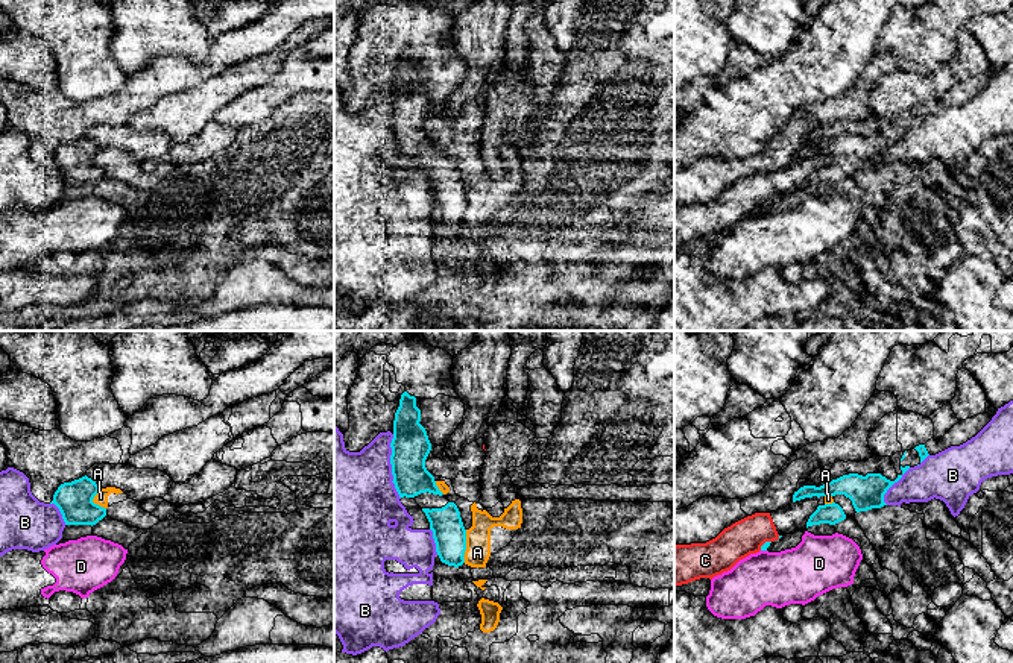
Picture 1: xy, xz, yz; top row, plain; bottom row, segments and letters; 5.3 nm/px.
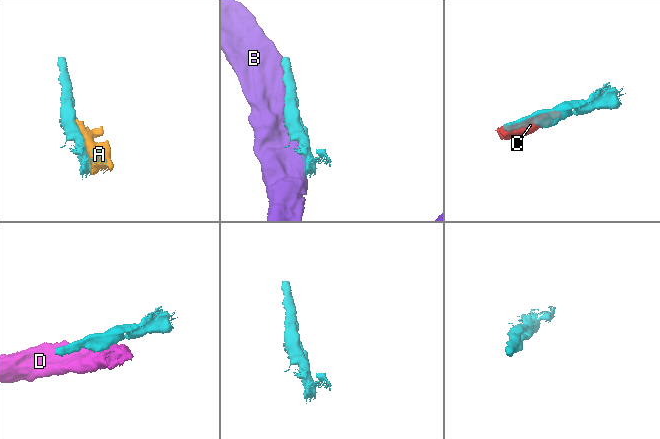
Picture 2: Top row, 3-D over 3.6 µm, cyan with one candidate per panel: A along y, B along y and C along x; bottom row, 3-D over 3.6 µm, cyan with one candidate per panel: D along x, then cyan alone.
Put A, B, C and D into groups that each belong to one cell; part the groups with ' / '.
A C / B / D

